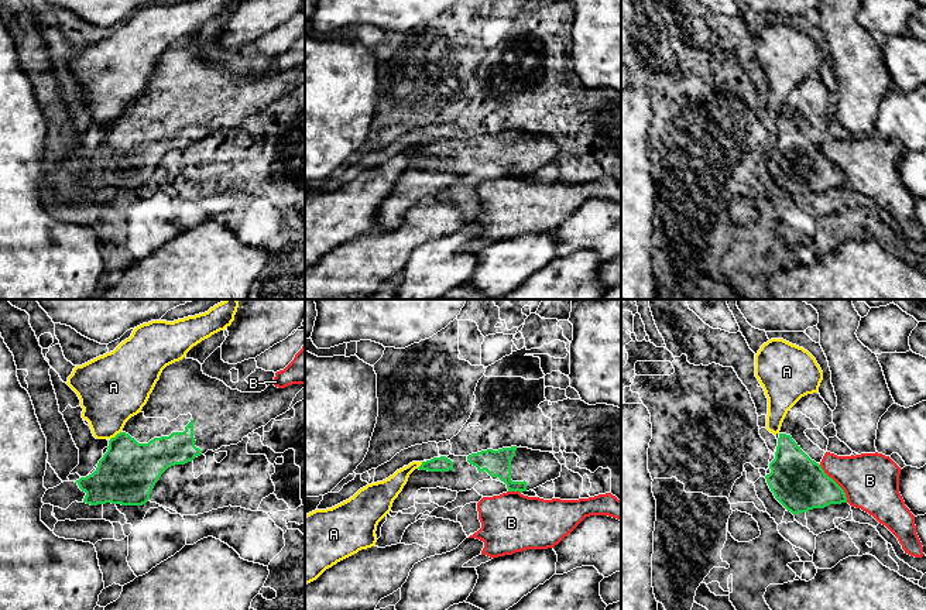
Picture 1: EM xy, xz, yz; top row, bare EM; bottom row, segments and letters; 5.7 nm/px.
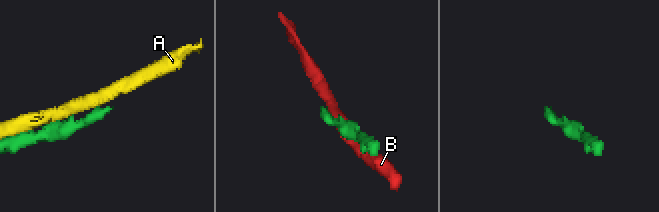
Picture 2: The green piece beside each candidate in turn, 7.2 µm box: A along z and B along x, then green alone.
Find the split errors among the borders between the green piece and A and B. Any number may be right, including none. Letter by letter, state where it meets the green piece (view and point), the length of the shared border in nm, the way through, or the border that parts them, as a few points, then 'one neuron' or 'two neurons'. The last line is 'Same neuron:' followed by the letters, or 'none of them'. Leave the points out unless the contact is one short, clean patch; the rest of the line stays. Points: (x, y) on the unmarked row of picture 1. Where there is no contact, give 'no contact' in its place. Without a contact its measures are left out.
A: contact xy (116, 119); length 80 nm; two neurons
B: contact yz (836, 167); length 280 nm; two neurons
Same neuron: none of them

